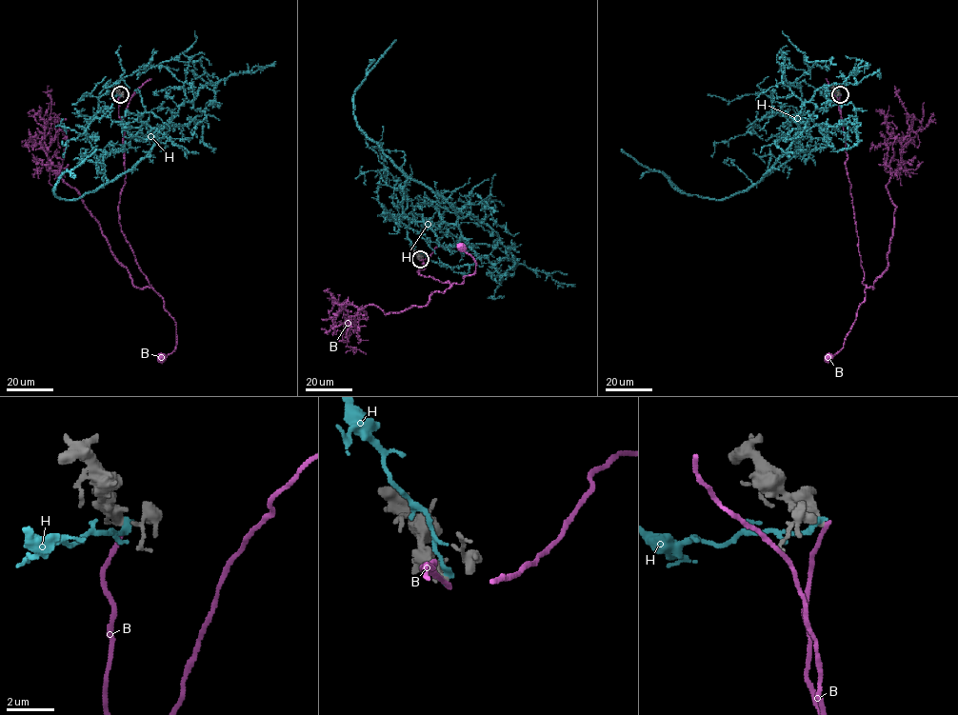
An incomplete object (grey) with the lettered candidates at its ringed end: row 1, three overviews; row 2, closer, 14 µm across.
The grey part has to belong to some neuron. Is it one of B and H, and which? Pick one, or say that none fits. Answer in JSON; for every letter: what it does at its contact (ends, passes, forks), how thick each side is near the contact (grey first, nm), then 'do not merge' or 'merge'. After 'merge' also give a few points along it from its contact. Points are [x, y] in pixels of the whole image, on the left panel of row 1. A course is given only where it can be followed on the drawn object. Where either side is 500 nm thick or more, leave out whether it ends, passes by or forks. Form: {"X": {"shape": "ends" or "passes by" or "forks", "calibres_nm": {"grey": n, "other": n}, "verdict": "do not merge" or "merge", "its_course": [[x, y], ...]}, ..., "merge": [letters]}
{"B": {"shape": "ends", "calibres_nm": {"grey": 440, "other": 180}, "verdict": "do not merge"}, "H": {"shape": "ends", "calibres_nm": {"grey": 480, "other": 280}, "verdict": "do not merge"}, "merge": []}

